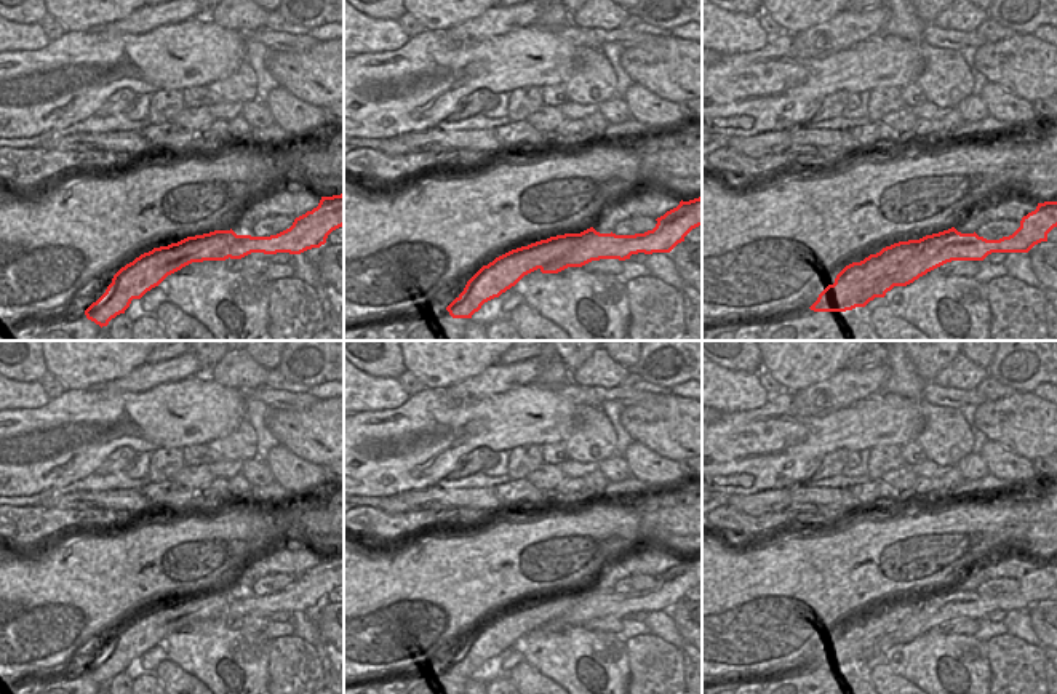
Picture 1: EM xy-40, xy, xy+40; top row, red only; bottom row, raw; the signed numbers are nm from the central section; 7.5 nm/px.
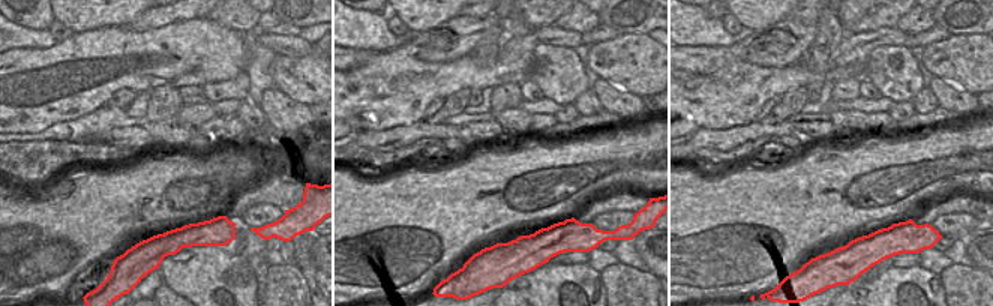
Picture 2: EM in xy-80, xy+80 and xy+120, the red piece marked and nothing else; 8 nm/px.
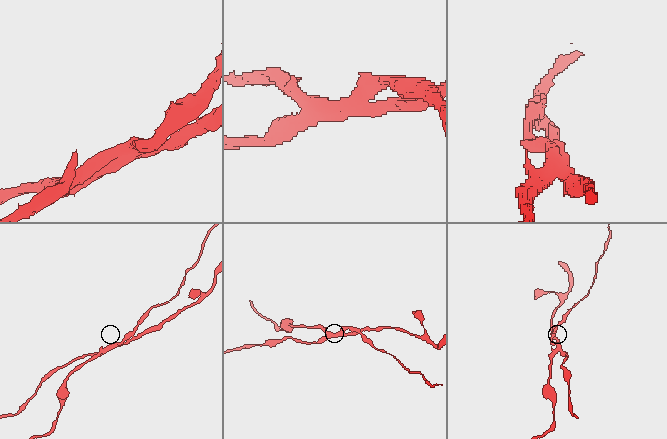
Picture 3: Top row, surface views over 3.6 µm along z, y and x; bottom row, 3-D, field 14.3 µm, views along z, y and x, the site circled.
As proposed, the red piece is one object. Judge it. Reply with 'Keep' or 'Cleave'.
Cleave.

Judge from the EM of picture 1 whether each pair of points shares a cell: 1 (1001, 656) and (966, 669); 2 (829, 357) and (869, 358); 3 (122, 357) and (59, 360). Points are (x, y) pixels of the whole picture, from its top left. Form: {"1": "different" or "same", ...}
{"1": "different", "2": "different", "3": "same"}

